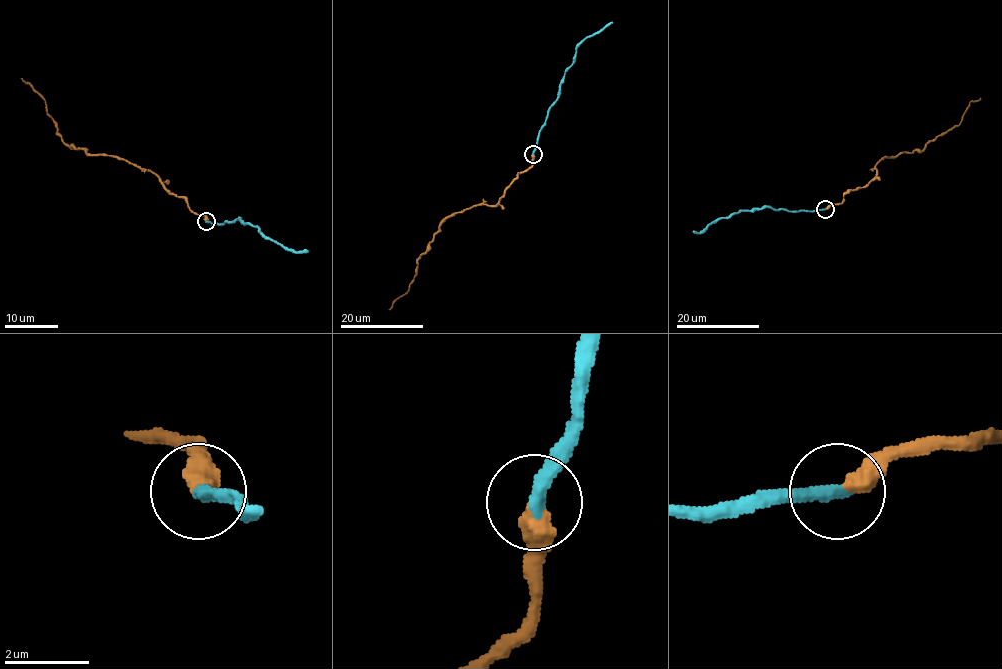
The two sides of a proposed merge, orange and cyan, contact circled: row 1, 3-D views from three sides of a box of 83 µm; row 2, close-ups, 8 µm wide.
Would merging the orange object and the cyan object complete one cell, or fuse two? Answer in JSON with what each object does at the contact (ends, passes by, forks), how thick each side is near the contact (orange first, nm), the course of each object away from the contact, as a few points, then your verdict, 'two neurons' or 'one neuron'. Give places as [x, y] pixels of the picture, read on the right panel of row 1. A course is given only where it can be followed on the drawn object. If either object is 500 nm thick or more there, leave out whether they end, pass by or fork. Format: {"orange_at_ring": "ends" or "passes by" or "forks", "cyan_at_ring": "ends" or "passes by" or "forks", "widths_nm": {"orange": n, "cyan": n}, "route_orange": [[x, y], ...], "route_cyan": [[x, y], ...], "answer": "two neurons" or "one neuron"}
{"orange_at_ring": "ends", "cyan_at_ring": "ends", "widths_nm": {"orange": 440, "cyan": 360}, "route_orange": [[824, 209], [839, 204], [851, 190], [864, 187], [884, 157], [921, 151], [952, 129], [970, 102], [980, 97]], "route_cyan": [[824, 209], [788, 211], [768, 207], [742, 210], [718, 218], [701, 232], [692, 231]], "answer": "two neurons"}

